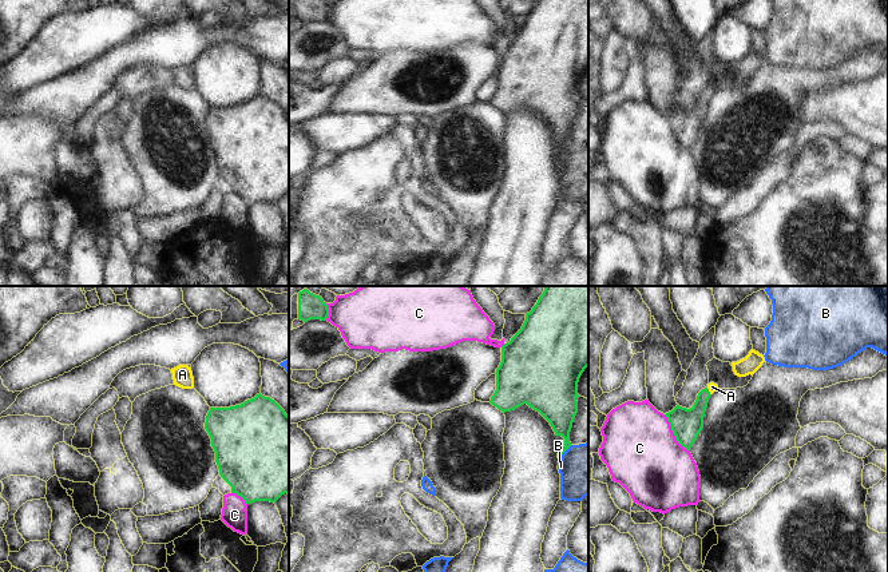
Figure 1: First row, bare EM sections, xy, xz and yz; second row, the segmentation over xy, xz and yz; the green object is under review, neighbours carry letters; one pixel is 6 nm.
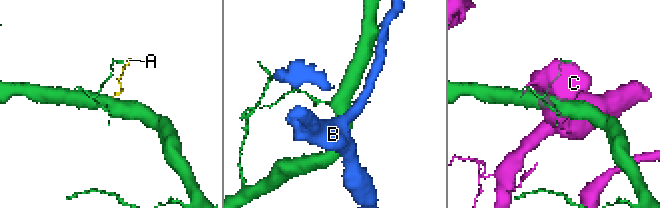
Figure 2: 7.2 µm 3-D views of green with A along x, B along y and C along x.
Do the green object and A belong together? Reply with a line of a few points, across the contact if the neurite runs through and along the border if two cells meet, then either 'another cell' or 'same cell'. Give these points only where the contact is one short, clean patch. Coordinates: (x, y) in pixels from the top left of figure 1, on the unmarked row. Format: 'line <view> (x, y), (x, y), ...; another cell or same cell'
line yz (686, 124), (709, 92), (712, 87); same cell

